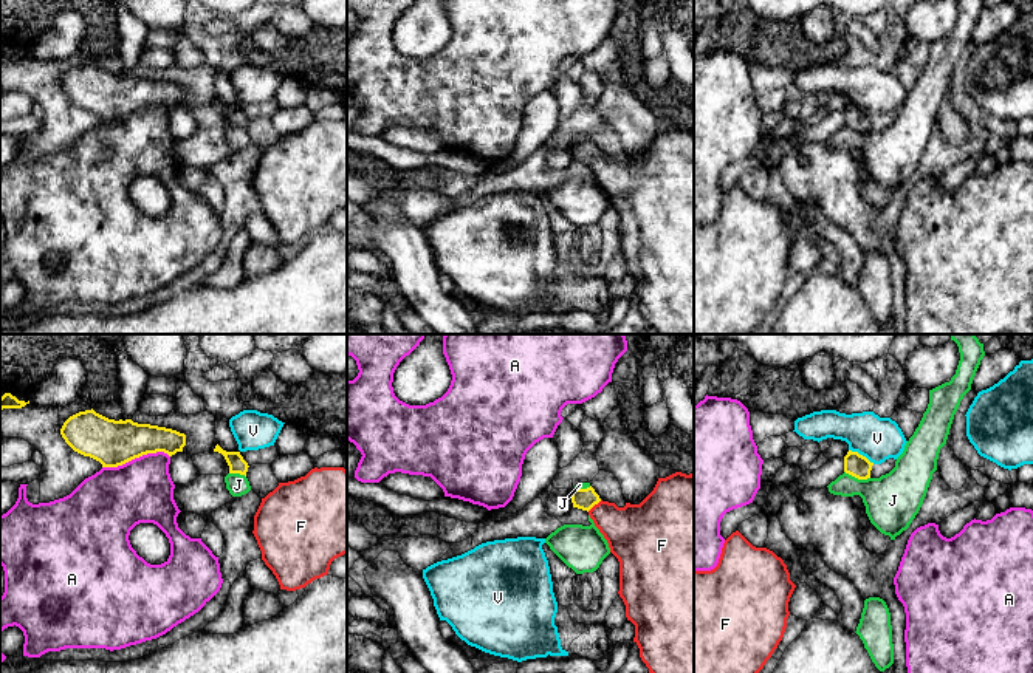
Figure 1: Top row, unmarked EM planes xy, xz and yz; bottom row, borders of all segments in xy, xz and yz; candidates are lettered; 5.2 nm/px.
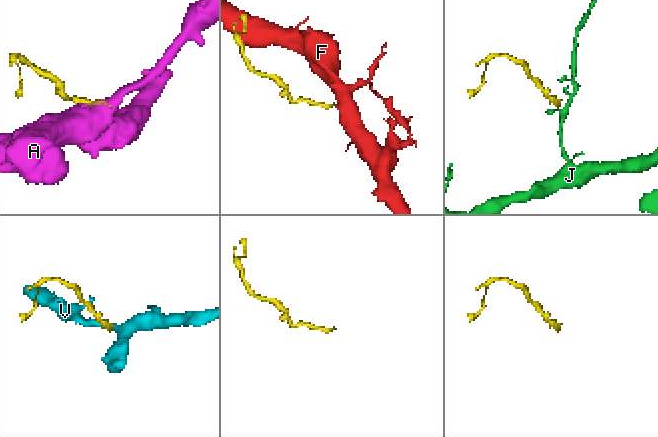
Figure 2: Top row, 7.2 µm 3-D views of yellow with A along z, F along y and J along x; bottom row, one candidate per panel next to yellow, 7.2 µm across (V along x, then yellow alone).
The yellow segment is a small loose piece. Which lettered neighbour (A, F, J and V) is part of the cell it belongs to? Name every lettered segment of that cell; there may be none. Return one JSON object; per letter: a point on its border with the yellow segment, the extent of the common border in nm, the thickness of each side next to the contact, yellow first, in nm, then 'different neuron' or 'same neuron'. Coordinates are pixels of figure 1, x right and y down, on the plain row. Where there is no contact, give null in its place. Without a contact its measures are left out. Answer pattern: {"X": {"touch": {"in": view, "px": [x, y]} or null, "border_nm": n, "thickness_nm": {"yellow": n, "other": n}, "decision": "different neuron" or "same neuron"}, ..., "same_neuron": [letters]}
{"A": {"touch": {"in": "xy", "px": [135, 110]}, "border_nm": 360, "thickness_nm": {"yellow": 240, "other": 340}, "decision": "different neuron"}, "F": {"touch": {"in": "xz", "px": [593, 158]}, "border_nm": 100, "thickness_nm": {"yellow": 110, "other": 280}, "decision": "same neuron"}, "J": {"touch": {"in": "yz", "px": [857, 130]}, "border_nm": 140, "thickness_nm": {"yellow": 120, "other": 280}, "decision": "different neuron"}, "V": {"touch": {"in": "yz", "px": [861, 109]}, "border_nm": 150, "thickness_nm": {"yellow": 120, "other": 220}, "decision": "different neuron"}, "same_neuron": ["F"]}

